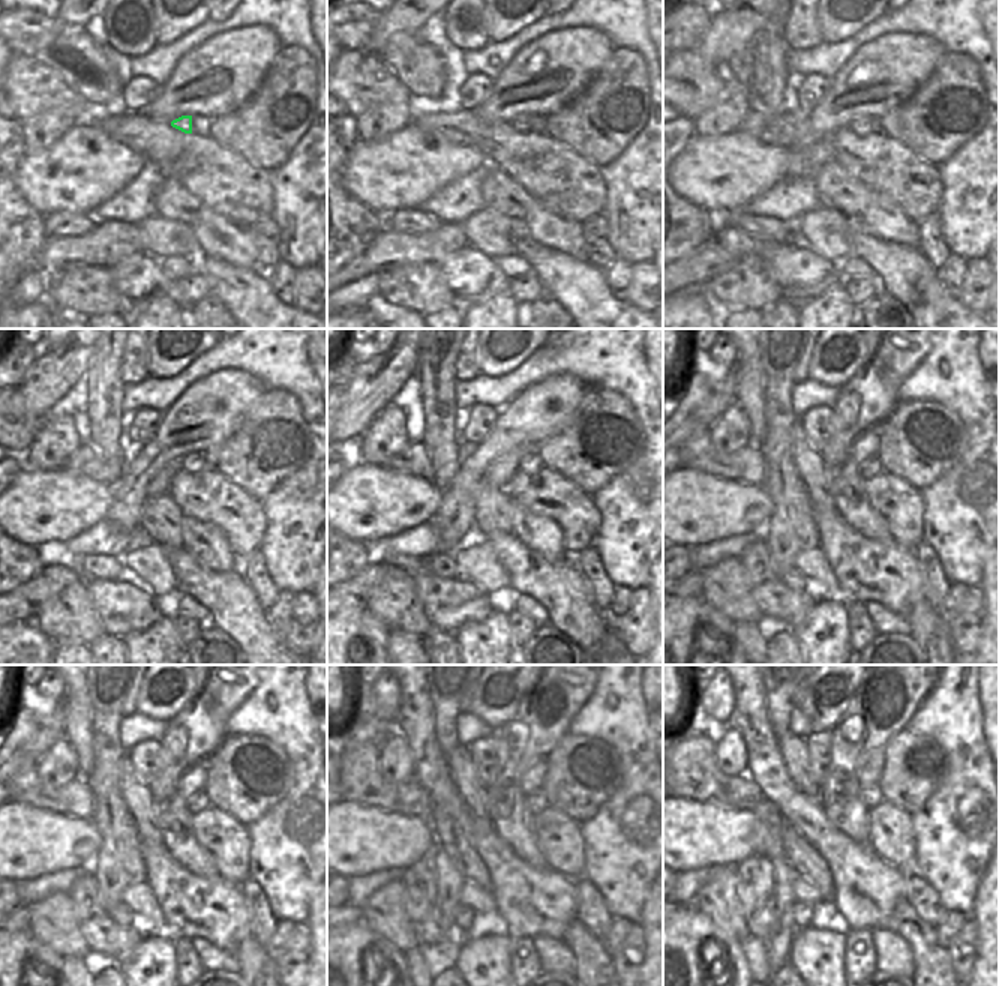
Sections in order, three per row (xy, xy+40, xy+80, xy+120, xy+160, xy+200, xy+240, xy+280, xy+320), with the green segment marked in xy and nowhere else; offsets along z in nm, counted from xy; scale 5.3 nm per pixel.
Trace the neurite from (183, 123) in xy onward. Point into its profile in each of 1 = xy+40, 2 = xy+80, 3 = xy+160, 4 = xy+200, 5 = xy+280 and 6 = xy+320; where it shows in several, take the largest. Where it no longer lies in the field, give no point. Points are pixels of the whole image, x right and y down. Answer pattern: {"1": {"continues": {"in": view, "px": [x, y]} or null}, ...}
{"1": {"continues": {"in": "xy+40", "px": [522, 123]}}, "2": {"continues": {"in": "xy+80", "px": [863, 125]}}, "3": {"continues": {"in": "xy+160", "px": [533, 462]}}, "4": {"continues": {"in": "xy+200", "px": [870, 467]}}, "5": {"continues": {"in": "xy+280", "px": [536, 802]}}, "6": {"continues": {"in": "xy+320", "px": [870, 796]}}}

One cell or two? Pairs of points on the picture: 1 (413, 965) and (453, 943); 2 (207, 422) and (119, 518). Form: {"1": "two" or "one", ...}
{"1": "two", "2": "one"}

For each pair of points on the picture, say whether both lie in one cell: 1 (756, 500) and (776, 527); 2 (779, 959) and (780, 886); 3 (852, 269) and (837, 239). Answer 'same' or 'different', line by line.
1: different
2: same
3: different

